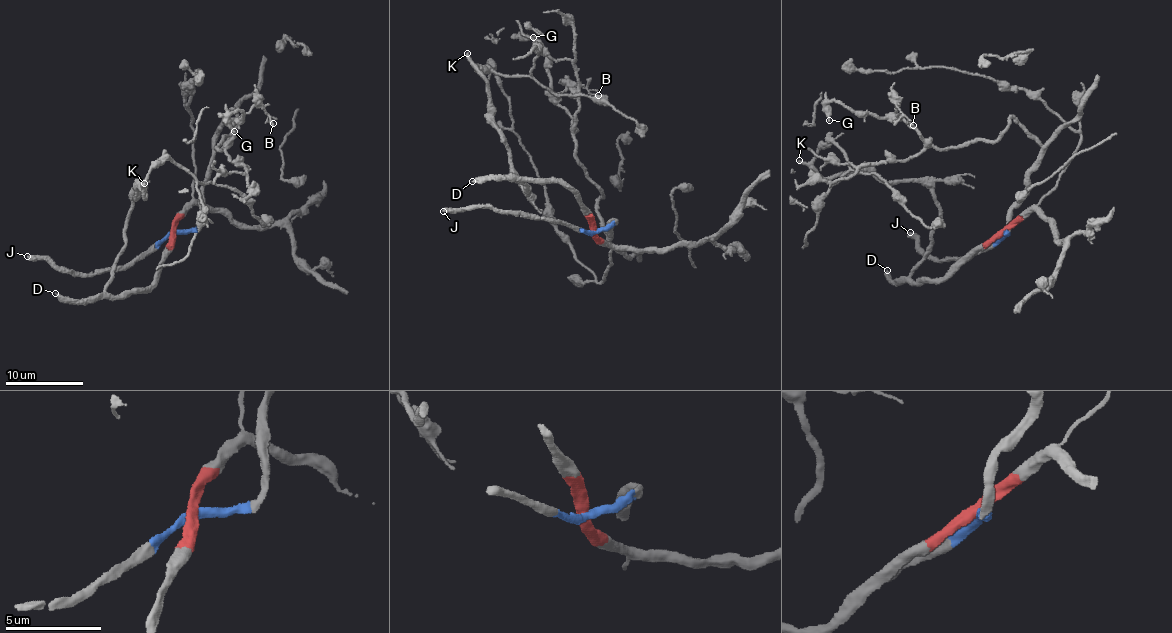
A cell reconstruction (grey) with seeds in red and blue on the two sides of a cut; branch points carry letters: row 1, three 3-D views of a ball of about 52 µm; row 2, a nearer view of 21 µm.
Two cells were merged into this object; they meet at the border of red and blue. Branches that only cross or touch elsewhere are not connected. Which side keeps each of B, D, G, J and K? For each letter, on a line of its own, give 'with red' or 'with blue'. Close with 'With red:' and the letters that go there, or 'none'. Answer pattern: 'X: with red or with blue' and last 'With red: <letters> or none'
B: with blue
D: with red
G: with blue
J: with blue
K: with red
With red: D, K

